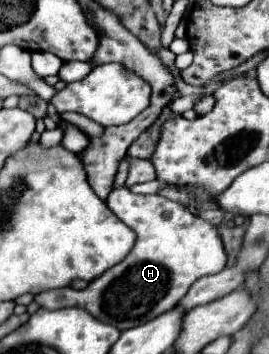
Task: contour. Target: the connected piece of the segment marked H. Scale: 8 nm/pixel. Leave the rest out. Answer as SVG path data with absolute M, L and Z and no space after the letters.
M119 188L107 196L107 206L137 234L131 252L123 262L91 280L83 290L55 288L37 294L35 302L39 306L47 310L79 306L101 322L129 330L171 310L195 280L225 268L227 256L217 228L191 214L183 204L159 194L139 196L127 188Z

